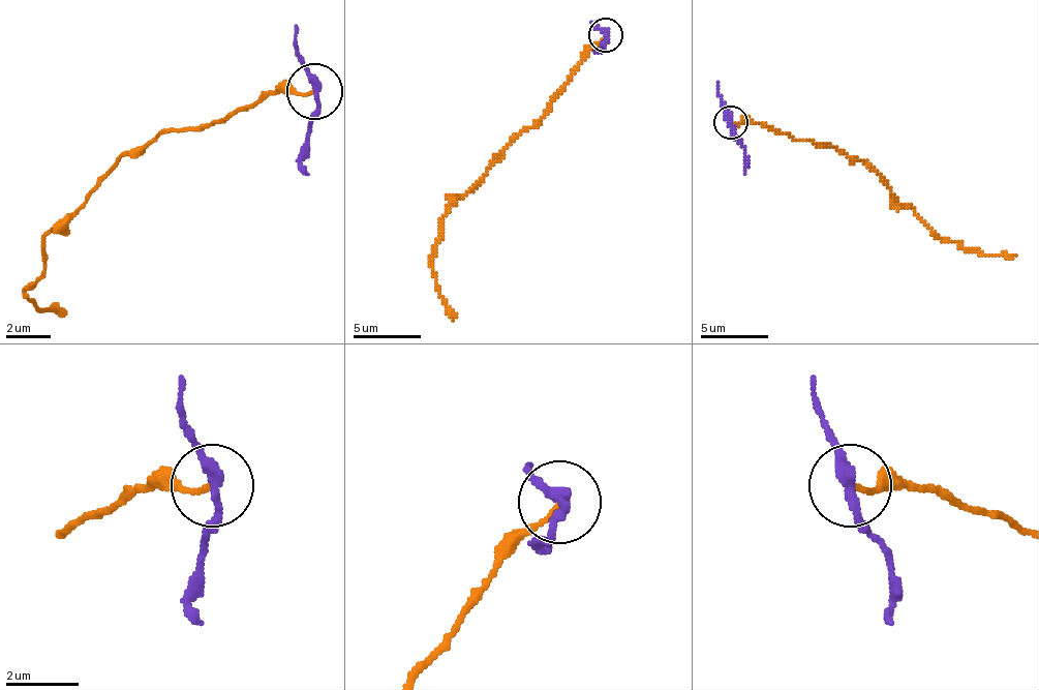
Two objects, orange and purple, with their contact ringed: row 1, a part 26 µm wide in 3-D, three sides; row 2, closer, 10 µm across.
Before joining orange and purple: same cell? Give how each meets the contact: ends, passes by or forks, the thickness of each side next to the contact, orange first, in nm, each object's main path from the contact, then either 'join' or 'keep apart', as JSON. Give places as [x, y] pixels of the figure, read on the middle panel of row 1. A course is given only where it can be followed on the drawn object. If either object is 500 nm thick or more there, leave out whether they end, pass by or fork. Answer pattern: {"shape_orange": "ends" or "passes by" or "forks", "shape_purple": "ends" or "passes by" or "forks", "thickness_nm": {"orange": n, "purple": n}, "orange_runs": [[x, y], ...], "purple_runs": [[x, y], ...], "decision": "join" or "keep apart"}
{"shape_orange": "ends", "shape_purple": "passes by", "thickness_nm": {"orange": 120, "purple": 280}, "orange_runs": [[605, 35], [554, 100], [442, 218], [442, 239], [432, 269], [453, 320]], "purple_runs": [[605, 35], [608, 39], [602, 49]], "decision": "keep apart"}

